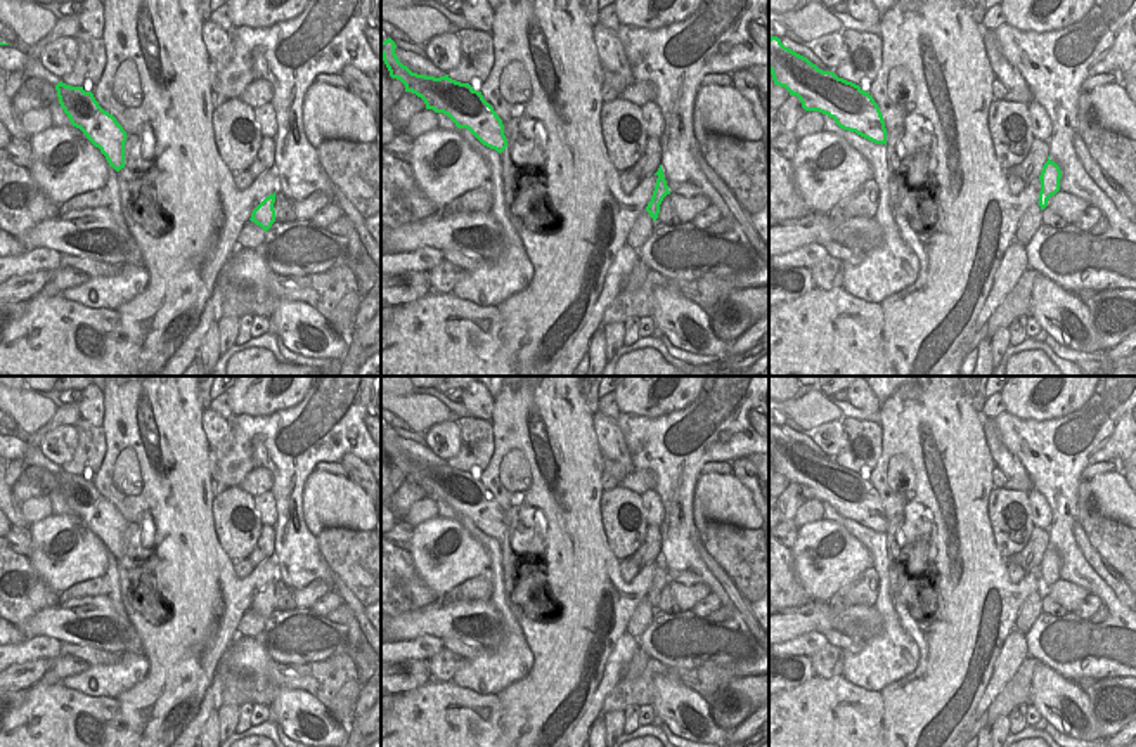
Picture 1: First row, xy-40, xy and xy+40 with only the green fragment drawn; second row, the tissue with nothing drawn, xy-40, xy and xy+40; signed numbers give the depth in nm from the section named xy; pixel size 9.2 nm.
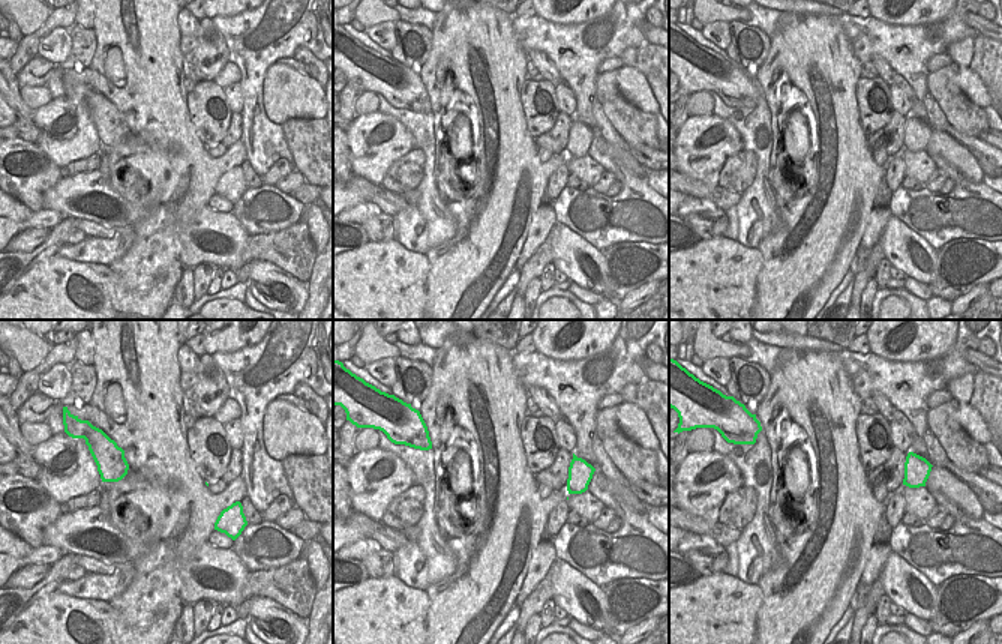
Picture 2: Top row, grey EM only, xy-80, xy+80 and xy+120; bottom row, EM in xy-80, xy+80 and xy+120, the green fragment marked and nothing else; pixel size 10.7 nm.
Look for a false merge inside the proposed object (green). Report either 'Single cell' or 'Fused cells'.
Single cell.

